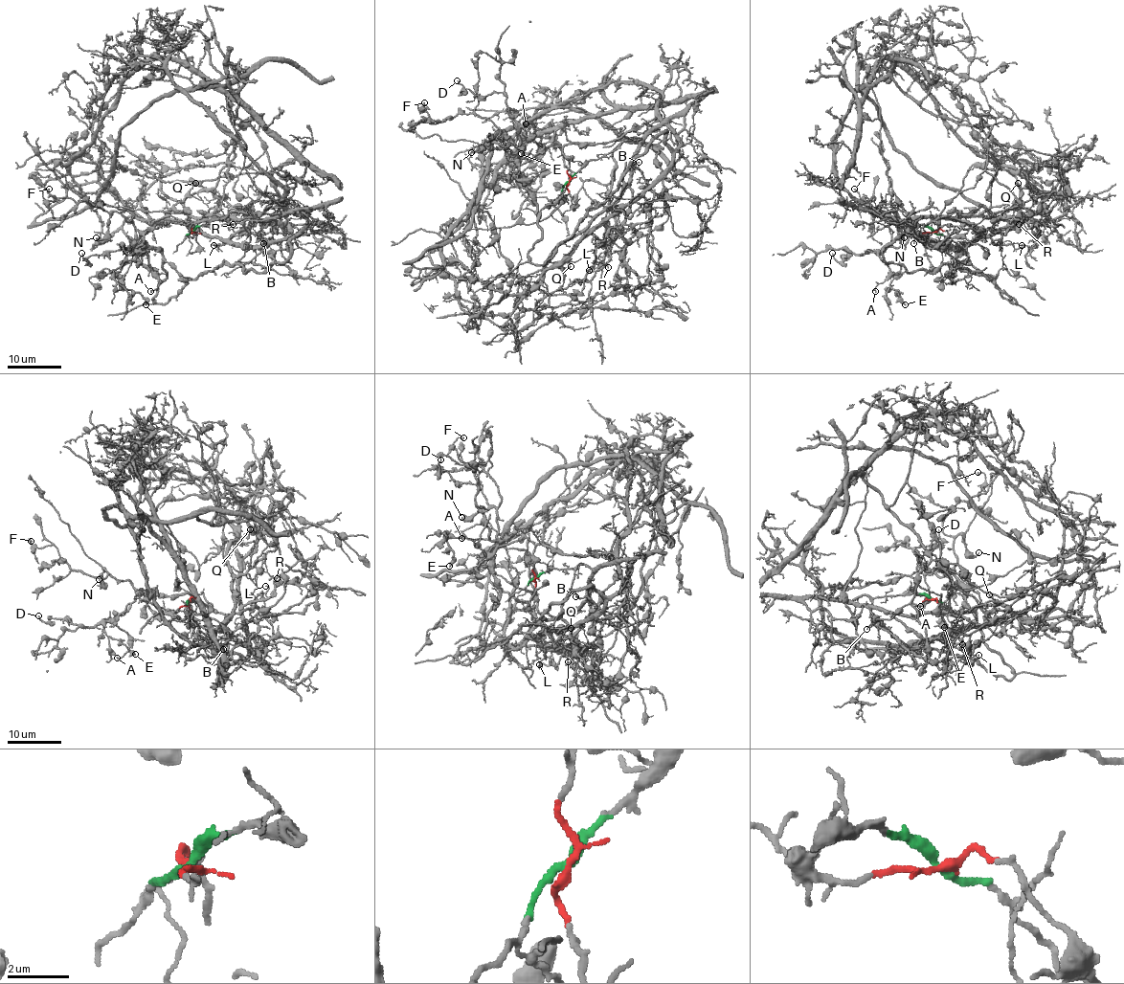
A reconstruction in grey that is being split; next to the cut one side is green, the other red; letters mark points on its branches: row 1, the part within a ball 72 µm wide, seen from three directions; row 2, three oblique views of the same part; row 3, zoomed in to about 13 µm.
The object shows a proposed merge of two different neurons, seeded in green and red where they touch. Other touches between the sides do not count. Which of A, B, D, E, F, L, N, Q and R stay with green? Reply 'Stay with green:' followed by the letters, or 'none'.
Stay with green: B, L, Q, R

